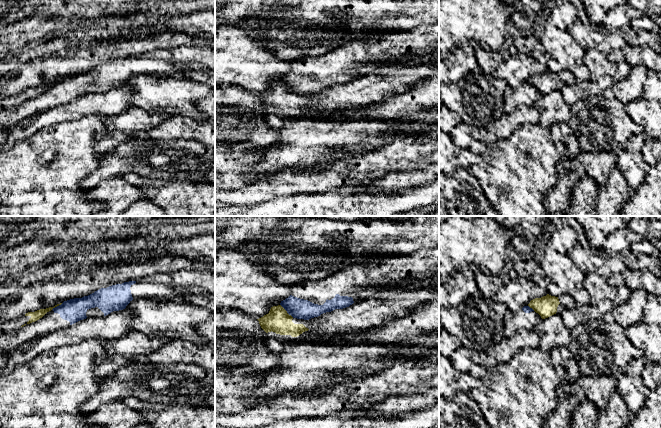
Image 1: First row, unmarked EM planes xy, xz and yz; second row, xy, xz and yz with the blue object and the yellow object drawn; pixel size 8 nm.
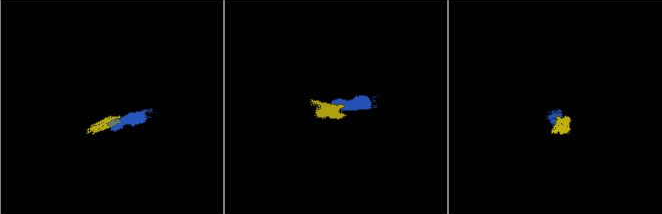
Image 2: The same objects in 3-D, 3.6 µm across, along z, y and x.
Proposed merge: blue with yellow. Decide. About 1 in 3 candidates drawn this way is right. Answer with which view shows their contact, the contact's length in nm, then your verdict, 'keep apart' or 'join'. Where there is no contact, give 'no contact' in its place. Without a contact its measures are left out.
meets blue in xz; contact 160 nm long; keep apart

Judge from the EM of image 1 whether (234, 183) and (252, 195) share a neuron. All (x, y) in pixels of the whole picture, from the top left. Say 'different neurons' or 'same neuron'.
different neurons

